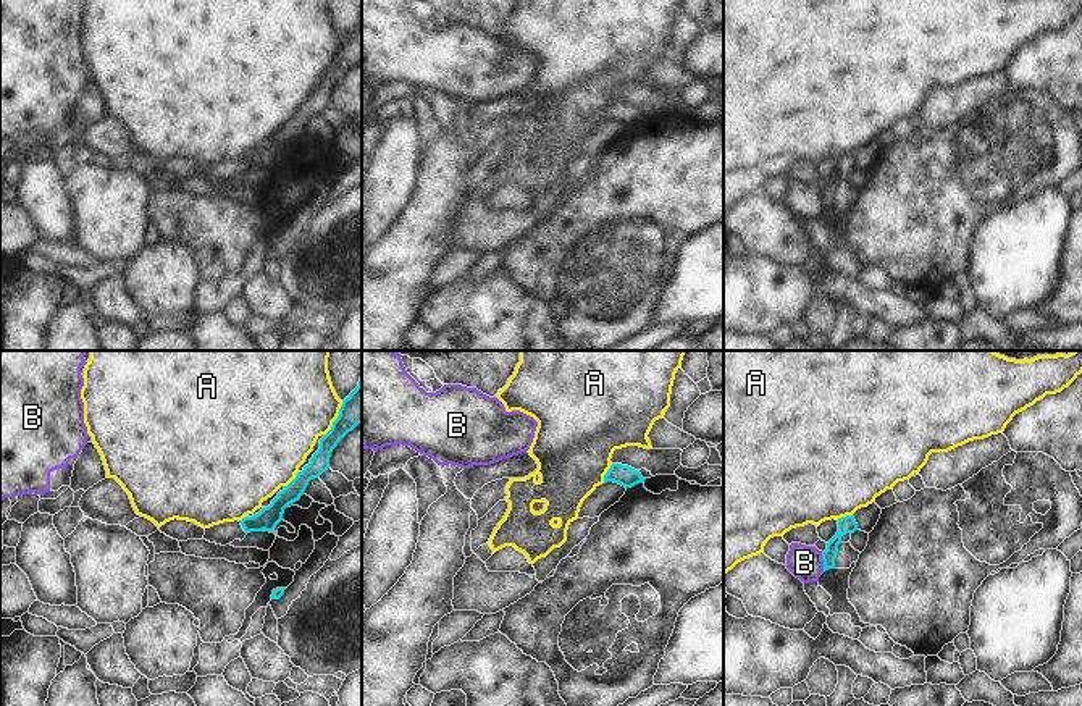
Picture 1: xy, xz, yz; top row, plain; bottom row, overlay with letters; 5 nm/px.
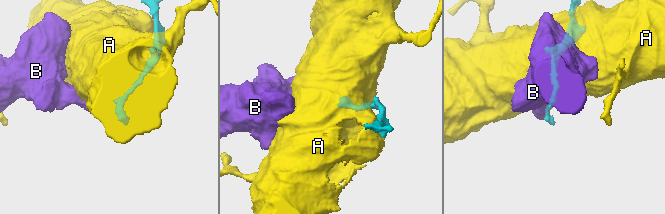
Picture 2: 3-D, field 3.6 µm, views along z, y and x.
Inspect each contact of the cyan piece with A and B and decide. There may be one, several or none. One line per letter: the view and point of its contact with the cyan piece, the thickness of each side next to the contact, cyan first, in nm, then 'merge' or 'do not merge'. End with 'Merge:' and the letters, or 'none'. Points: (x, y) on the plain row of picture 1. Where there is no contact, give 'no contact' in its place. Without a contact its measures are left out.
A: meets cyan in xy at (336, 57); 160 nm thick on the cyan side, 440 nm on the other; do not merge
B: meets cyan in yz at (824, 201); 80 nm thick on the cyan side, 170 nm on the other; do not merge
Merge: none

